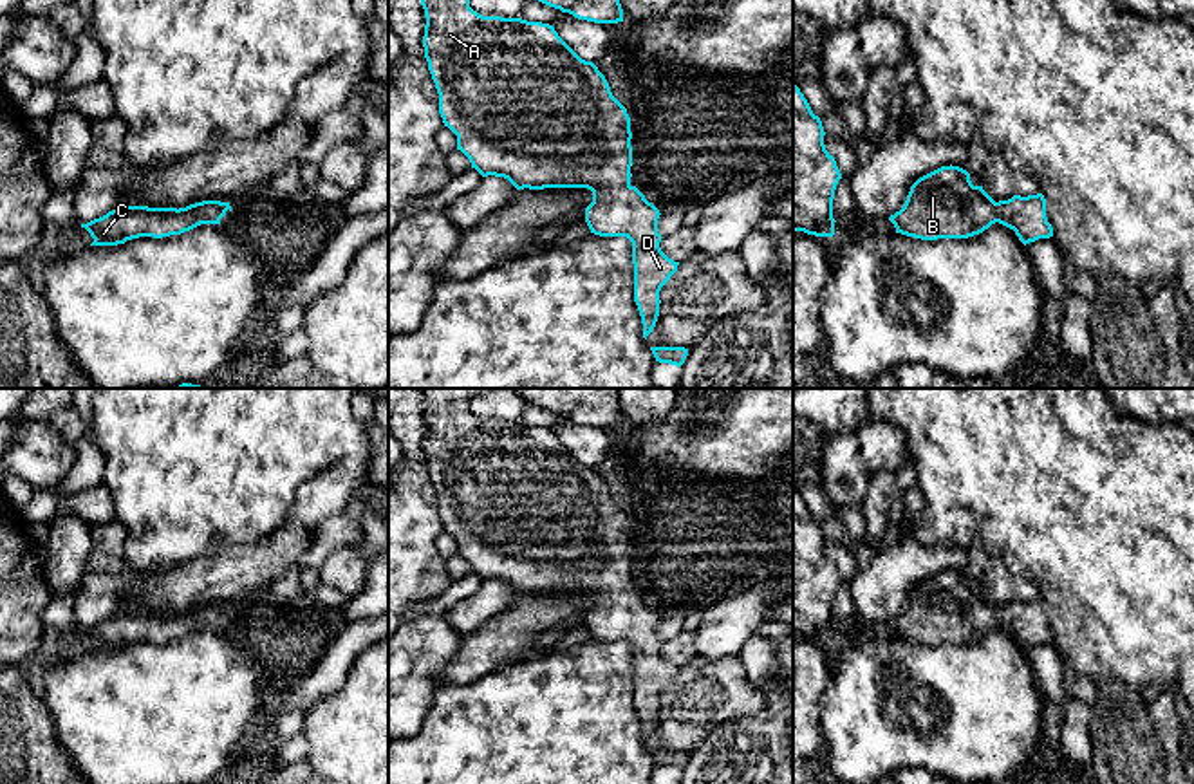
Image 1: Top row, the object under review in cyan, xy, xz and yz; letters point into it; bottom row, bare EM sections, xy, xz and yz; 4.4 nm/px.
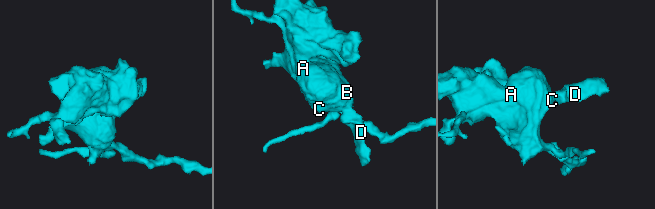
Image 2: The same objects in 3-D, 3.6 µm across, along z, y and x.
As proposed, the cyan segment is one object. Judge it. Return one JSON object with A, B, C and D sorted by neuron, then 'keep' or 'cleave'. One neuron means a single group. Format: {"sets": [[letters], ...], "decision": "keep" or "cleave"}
{"sets": [["A", "B", "C", "D"]], "decision": "keep"}

